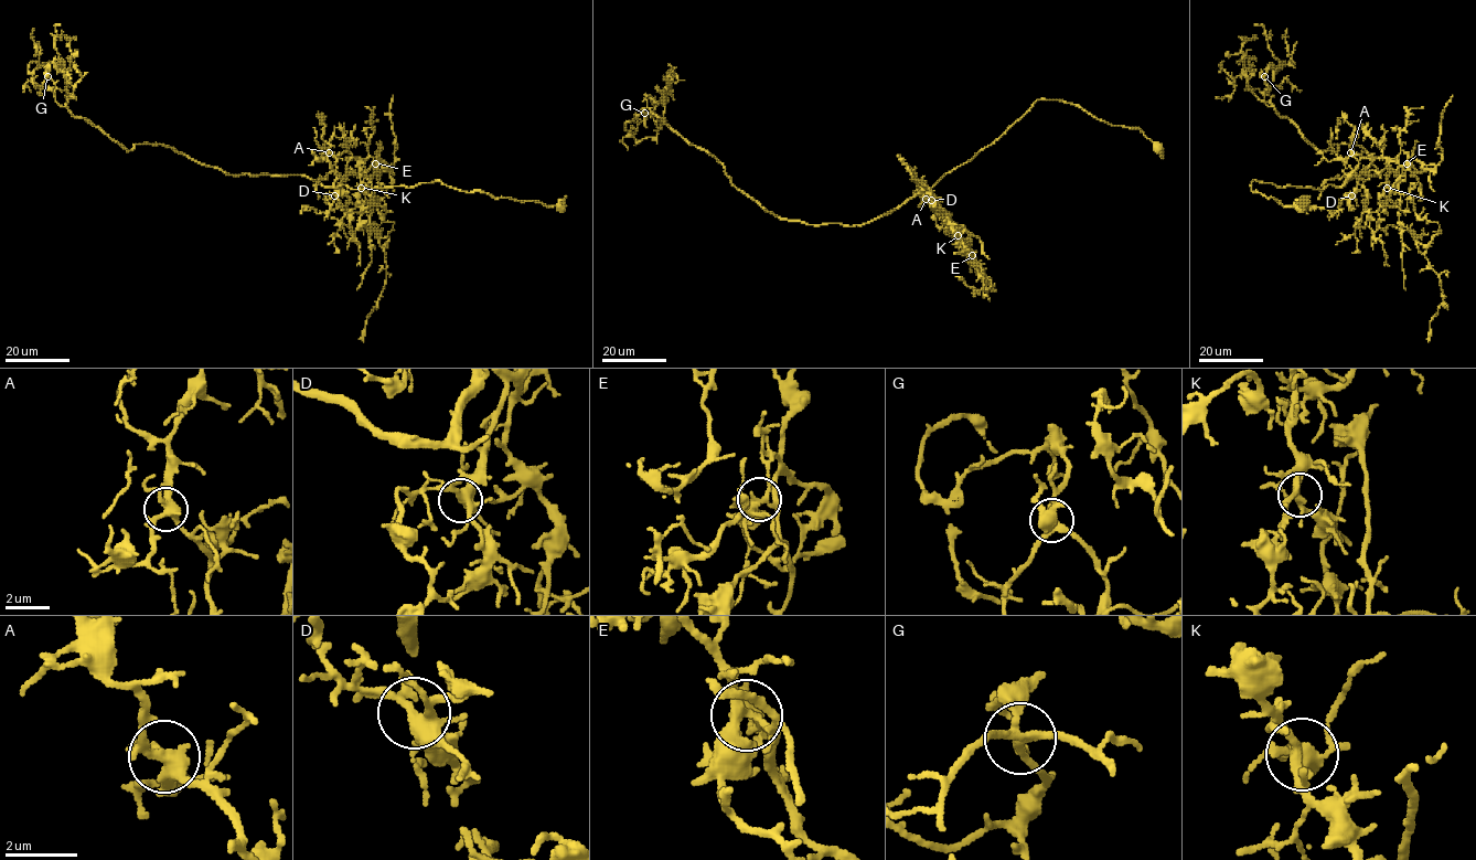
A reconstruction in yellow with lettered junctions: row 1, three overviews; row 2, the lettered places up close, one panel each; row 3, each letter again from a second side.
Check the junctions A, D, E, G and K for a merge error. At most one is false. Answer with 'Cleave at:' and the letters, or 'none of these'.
Cleave at: E

